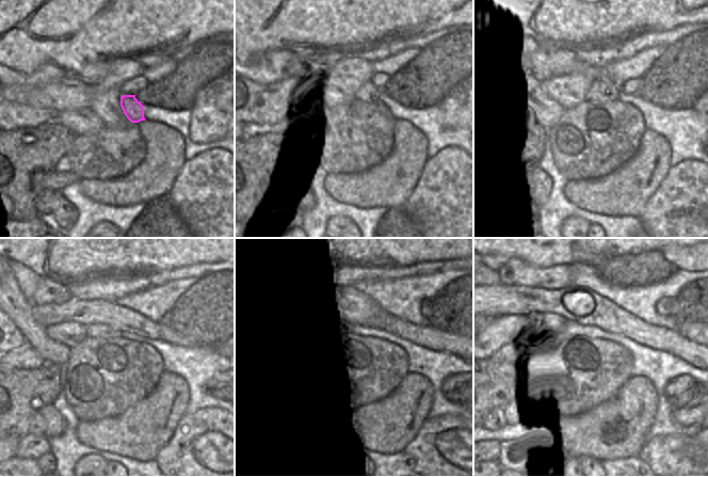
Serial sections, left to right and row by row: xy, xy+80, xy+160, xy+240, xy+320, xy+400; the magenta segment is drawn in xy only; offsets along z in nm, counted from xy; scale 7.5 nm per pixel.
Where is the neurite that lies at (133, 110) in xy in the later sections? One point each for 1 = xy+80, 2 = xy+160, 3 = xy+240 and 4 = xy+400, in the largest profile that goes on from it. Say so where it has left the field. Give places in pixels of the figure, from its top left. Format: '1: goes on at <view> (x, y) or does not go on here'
1: goes on at xy+80 (367, 93)
2: goes on at xy+160 (601, 90)
3: goes on at xy+240 (99, 330)
4: goes on at xy+400 (544, 329)

